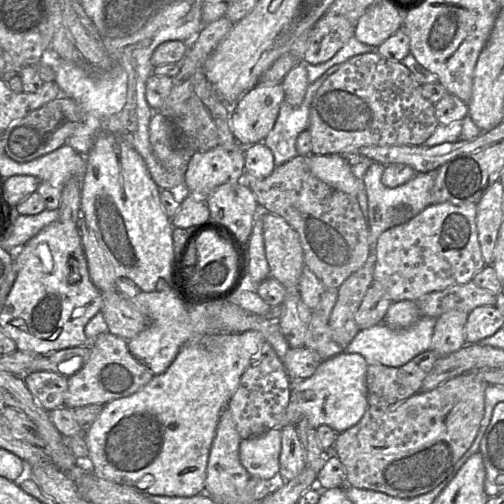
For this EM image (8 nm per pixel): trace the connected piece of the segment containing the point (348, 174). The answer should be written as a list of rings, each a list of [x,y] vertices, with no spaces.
[[[310,154],[307,157],[311,173],[329,186],[354,197],[364,189],[362,179],[354,176],[352,166],[343,155]]]

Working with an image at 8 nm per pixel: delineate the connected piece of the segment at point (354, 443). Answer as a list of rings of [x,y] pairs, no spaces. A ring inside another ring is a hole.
[[[465,373],[444,382],[431,391],[418,392],[391,409],[378,409],[369,406],[359,422],[346,431],[339,433],[335,439],[333,453],[338,456],[345,469],[346,486],[382,492],[392,497],[404,499],[414,498],[432,491],[451,474],[455,464],[474,442],[484,416],[484,394],[488,386],[489,384],[483,380],[478,373]]]

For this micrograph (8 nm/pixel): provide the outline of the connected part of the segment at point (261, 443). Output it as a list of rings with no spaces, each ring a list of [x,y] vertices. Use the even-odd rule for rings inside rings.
[[[281,428],[241,440],[239,459],[251,478],[275,481],[279,477]]]

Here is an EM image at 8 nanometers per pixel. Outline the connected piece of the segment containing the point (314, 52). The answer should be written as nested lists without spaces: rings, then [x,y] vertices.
[[[325,13],[311,30],[304,63],[318,65],[328,61],[354,34],[355,23],[344,16]]]

